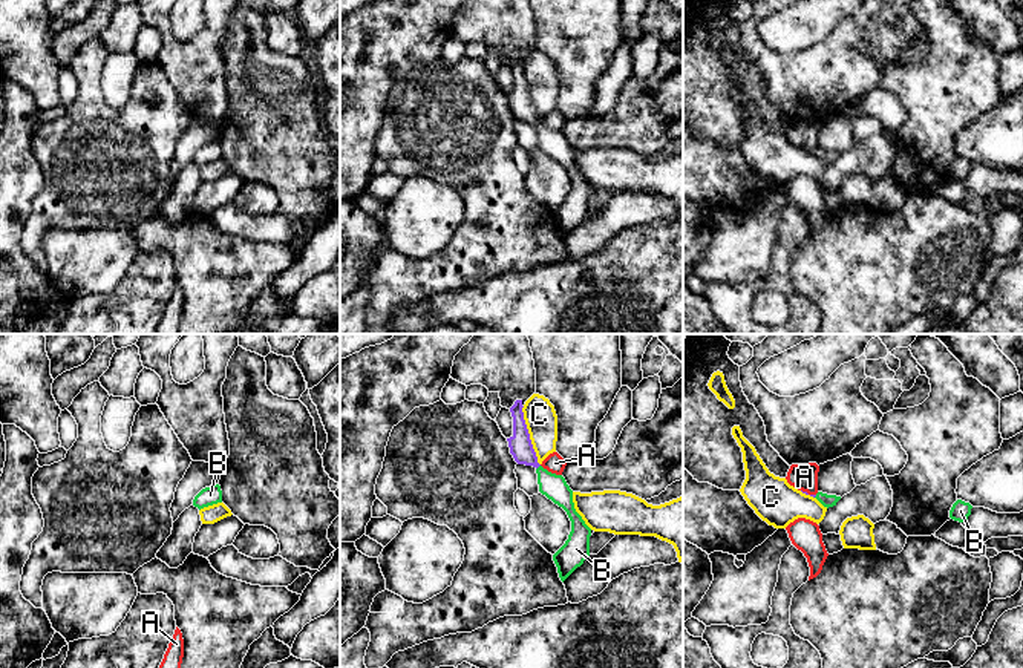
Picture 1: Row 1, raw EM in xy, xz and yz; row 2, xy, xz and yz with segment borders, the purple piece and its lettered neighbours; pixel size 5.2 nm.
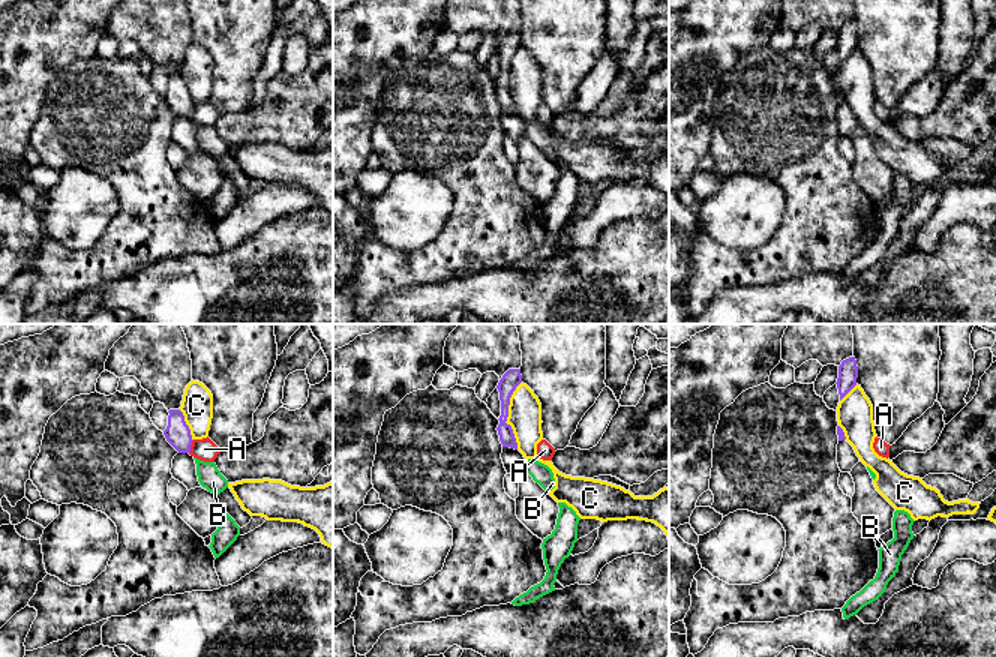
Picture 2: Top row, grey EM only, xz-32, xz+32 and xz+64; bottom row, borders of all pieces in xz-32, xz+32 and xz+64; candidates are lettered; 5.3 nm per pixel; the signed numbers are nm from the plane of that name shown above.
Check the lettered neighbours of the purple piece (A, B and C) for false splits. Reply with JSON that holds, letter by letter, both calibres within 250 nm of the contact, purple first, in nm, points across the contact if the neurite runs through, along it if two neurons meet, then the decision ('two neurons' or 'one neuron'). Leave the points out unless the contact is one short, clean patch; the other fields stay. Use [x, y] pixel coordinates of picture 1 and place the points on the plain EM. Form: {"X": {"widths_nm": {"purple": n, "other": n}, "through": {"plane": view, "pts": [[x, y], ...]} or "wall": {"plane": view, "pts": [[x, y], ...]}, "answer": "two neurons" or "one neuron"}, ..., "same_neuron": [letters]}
{"A": {"widths_nm": {"purple": 20, "other": 140}, "wall": {"plane": "yz", "pts": [[801, 146], [815, 152]]}, "answer": "two neurons"}, "B": {"widths_nm": {"purple": 120, "other": 140}, "through": {"plane": "xz", "pts": [[521, 104], [538, 123], [555, 144]]}, "answer": "one neuron"}, "C": {"widths_nm": {"purple": 120, "other": 170}, "wall": {"plane": "xz", "pts": [[522, 63], [522, 75], [539, 121]]}, "answer": "two neurons"}, "same_neuron": ["B"]}

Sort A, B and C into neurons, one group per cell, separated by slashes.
A / B / C

